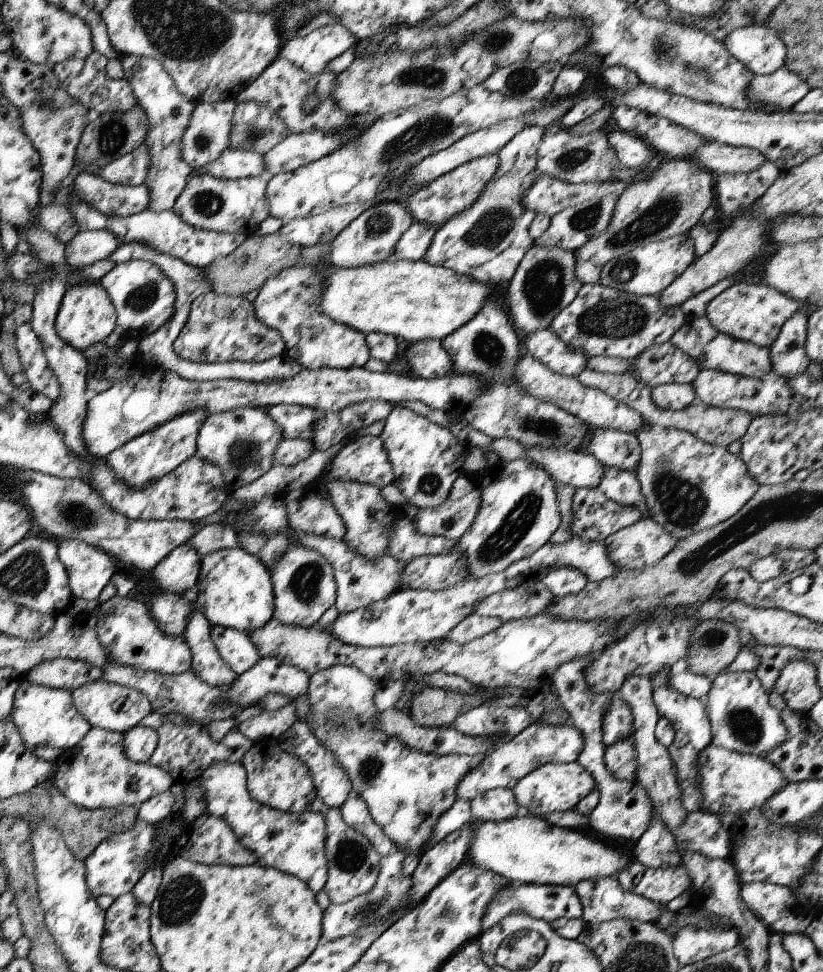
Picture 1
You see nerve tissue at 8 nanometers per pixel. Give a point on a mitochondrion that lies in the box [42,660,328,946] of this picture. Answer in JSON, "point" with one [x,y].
{"point":[182,898]}

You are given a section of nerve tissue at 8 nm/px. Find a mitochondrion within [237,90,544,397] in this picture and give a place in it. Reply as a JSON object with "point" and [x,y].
{"point":[433,129]}

